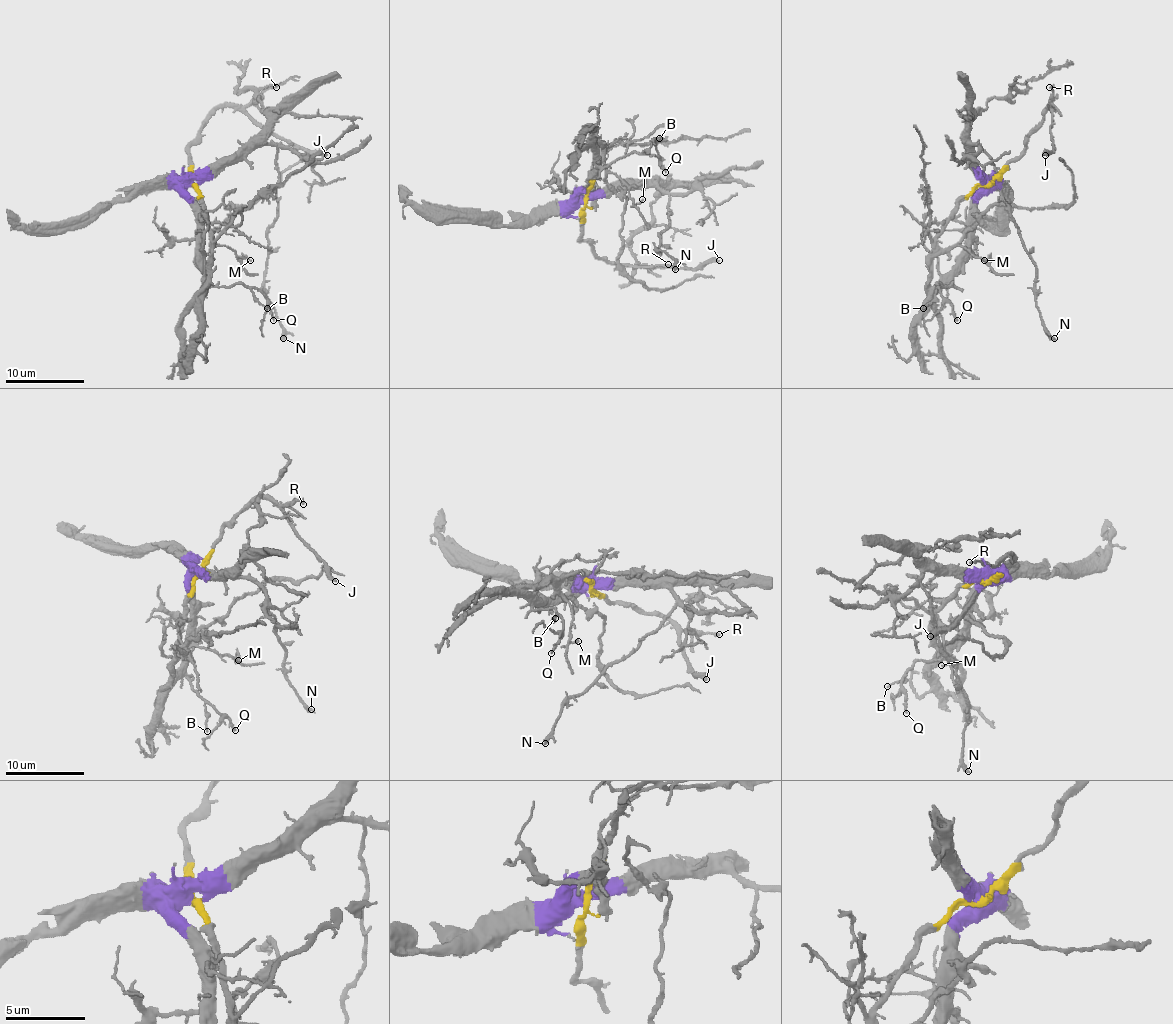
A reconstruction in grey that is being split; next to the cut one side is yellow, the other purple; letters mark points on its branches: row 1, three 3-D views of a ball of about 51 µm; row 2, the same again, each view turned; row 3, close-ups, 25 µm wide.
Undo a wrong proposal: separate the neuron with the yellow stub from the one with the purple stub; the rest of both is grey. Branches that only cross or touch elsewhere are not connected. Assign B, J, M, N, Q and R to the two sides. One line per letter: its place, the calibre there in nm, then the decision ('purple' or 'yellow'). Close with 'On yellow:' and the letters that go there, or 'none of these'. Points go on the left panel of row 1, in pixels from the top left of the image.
B: (267, 308) | 130 nm | purple
J: (327, 155) | 300 nm | yellow
M: (250, 260) | 120 nm | yellow
N: (283, 338) | 360 nm | purple
Q: (273, 320) | 150 nm | purple
R: (276, 87) | 240 nm | yellow
On yellow: J, M, R

